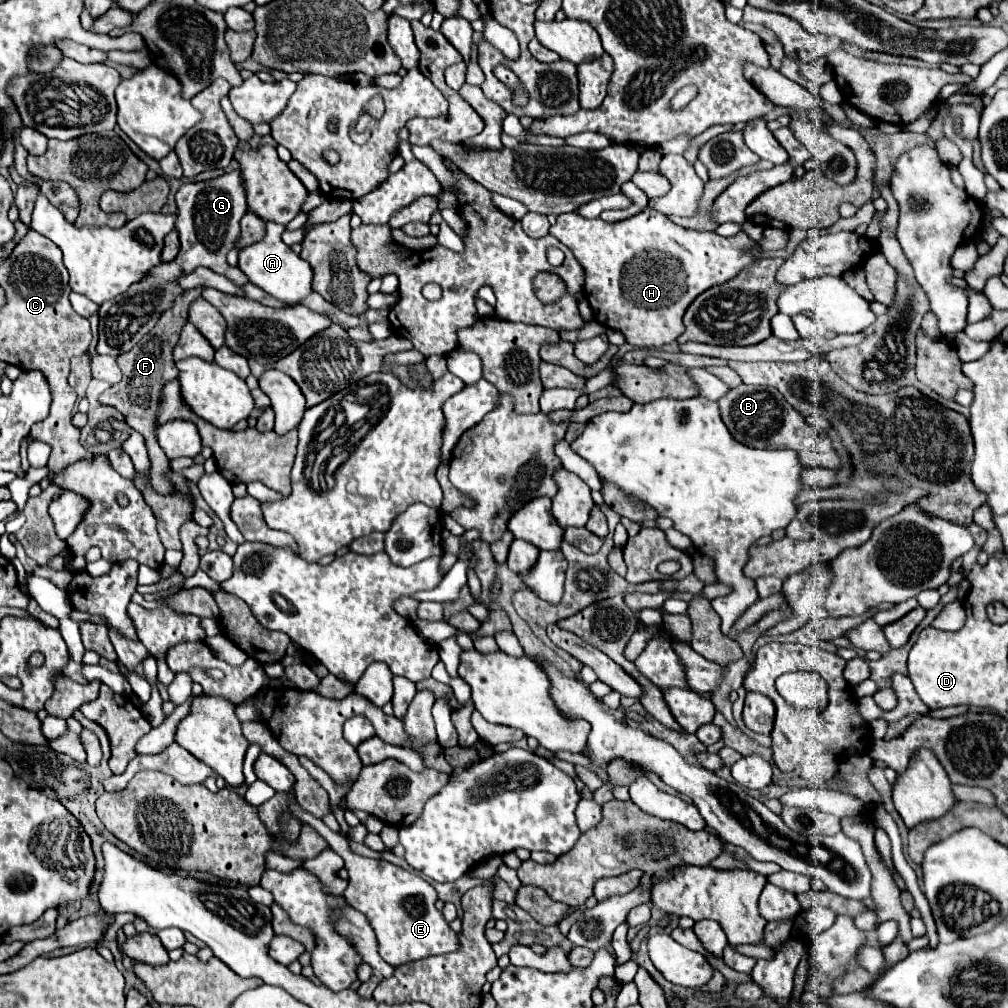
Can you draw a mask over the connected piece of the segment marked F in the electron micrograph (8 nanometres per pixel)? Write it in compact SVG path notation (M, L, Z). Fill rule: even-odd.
M194 288L194 290L184 290L172 304L172 308L168 308L158 324L146 334L146 338L140 340L140 344L136 344L130 352L124 352L120 354L116 360L118 360L118 366L122 368L122 380L114 386L110 386L102 396L100 396L100 402L102 404L110 404L114 408L118 408L128 426L134 428L136 432L140 432L146 440L146 446L148 446L148 456L150 456L150 462L152 462L152 468L156 468L156 476L152 476L152 488L156 488L158 494L168 494L172 490L172 484L166 480L168 472L170 472L170 466L168 466L168 458L166 454L162 452L162 448L158 446L156 442L156 434L154 434L154 422L156 422L156 406L158 406L158 398L160 398L160 388L164 382L168 380L174 380L178 376L178 368L174 366L174 360L172 360L172 348L176 346L178 342L178 336L180 336L180 330L182 326L188 322L188 306L192 300L196 300L200 294L202 294L204 288Z

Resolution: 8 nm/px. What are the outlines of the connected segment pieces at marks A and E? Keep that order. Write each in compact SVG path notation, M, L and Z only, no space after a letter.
M268 222L266 224L266 236L264 236L264 240L260 240L260 242L244 248L240 252L238 266L248 276L250 282L254 282L258 288L262 288L264 292L268 292L270 296L278 298L284 304L300 304L306 296L310 296L314 292L314 288L312 288L314 274L312 274L310 264L306 260L302 260L298 254L294 254L290 250L290 246L286 246L280 240L280 234L284 230L286 228L282 224Z
M306 820L310 826L314 826L324 840L330 844L330 848L344 860L348 874L350 874L350 886L346 888L344 896L350 900L352 908L358 908L362 914L368 916L370 924L374 924L374 932L378 936L382 958L388 964L400 966L410 960L420 960L430 954L442 954L442 952L456 952L460 950L458 934L446 924L440 910L436 910L438 894L432 884L418 878L416 874L394 866L386 860L374 860L354 854L348 848L348 840L342 834L332 832L322 820Z

